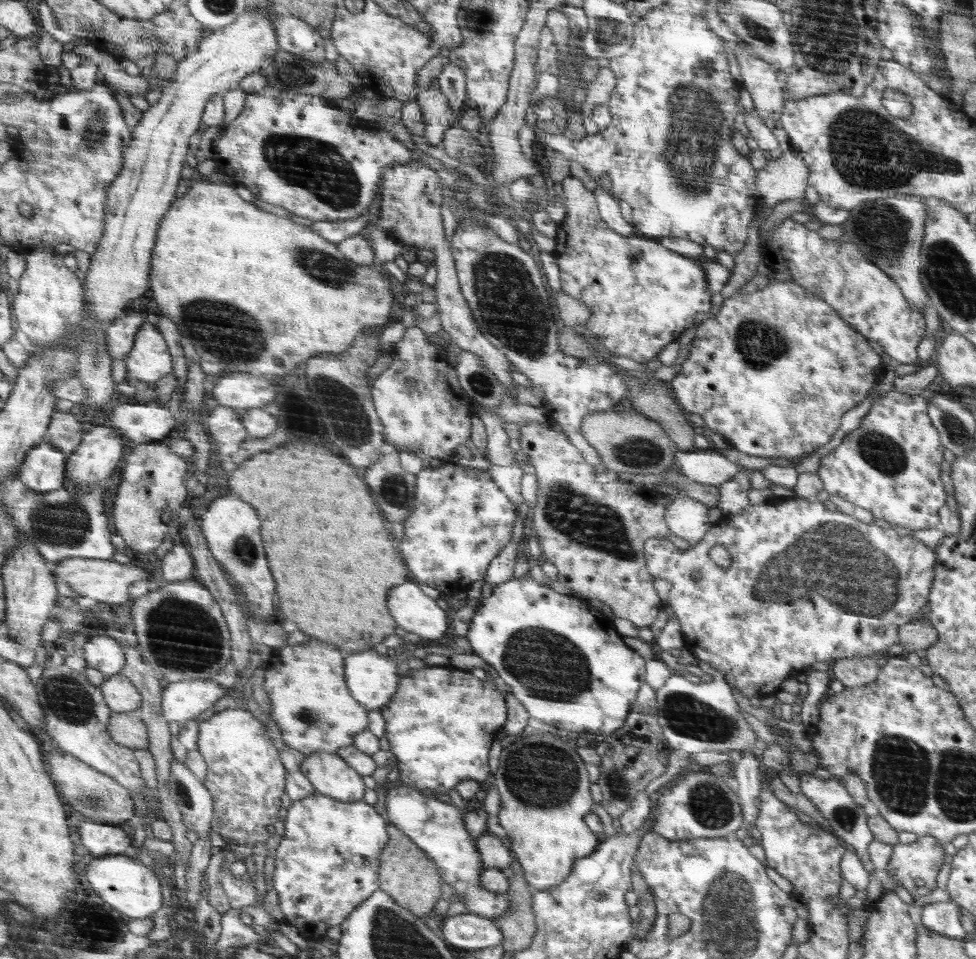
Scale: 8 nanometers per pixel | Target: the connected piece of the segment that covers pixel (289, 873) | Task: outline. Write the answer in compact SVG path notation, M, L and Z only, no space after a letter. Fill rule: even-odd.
M318 792L293 801L284 814L284 836L276 850L272 888L278 894L283 920L288 921L288 925L296 927L306 940L312 940L315 934L324 938L331 927L342 925L355 908L379 890L379 858L388 842L386 822L374 805L362 800L336 800Z

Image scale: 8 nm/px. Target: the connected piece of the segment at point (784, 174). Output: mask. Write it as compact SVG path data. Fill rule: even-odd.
M796 150L786 151L781 158L768 161L766 166L760 169L759 179L756 180L761 199L764 200L761 211L774 207L784 200L804 198L804 190L810 184L810 174L806 161Z

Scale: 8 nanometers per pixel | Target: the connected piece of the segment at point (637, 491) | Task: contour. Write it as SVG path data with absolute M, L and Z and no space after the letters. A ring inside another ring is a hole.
M524 421L520 424L518 439L523 452L529 455L529 464L536 468L538 480L539 496L532 506L533 532L538 536L544 561L556 566L558 581L572 592L606 603L616 617L631 620L638 628L651 625L658 616L660 598L652 586L652 575L647 568L646 542L648 539L663 538L672 541L679 549L686 550L693 546L690 541L673 535L666 522L668 506L676 496L686 498L685 492L675 490L674 494L662 494L656 489L648 490L643 485L623 484L621 481L612 482L612 488L604 490L604 484L594 482L592 465L583 460L579 449L571 444L568 436L552 424Z

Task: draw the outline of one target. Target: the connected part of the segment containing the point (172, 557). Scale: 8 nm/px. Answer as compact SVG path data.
M189 544L175 545L163 559L164 578L170 582L193 579L196 572L196 559Z

